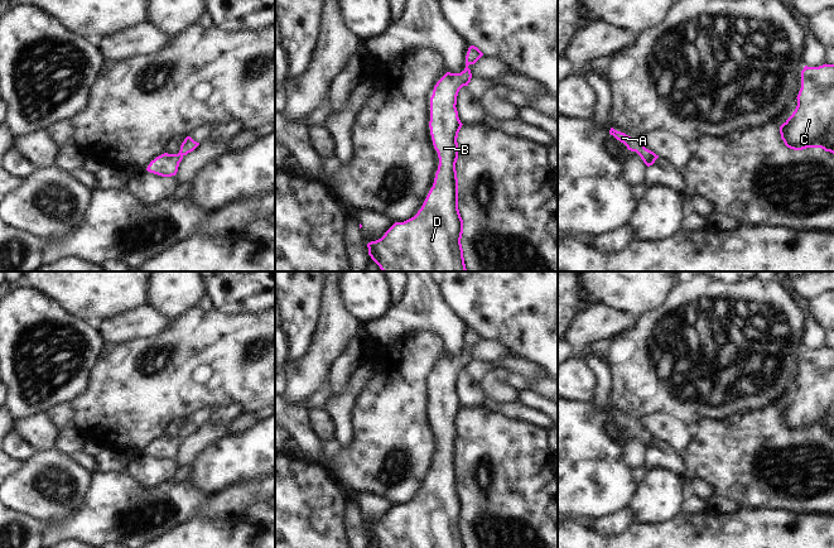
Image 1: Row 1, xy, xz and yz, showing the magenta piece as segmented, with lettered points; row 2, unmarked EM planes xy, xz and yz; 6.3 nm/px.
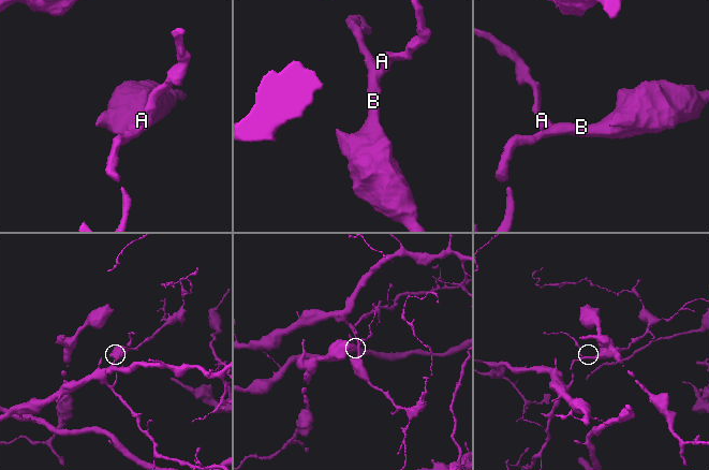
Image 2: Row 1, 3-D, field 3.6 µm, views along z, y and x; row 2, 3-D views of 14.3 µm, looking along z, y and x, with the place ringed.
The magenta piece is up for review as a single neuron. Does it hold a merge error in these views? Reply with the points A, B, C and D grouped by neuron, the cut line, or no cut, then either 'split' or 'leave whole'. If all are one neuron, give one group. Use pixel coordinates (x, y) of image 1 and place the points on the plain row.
A B C D | no cut | leave whole

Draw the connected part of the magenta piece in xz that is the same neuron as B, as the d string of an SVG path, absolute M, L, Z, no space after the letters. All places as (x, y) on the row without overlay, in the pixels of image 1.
M474 328L468 331L466 351L461 356L447 355L434 369L430 380L430 418L438 436L439 448L421 491L404 504L395 505L385 518L367 527L368 538L377 548L466 548L461 527L463 503L458 492L458 461L455 446L458 442L458 415L462 405L457 394L457 379L472 361L469 347L474 347L483 336Z

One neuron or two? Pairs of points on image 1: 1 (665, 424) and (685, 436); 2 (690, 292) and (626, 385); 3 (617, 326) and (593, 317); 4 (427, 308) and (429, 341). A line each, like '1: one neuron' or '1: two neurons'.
1: one neuron
2: one neuron
3: one neuron
4: two neurons

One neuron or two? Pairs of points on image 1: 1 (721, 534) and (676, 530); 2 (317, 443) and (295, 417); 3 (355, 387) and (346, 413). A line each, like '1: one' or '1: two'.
1: one
2: one
3: one

